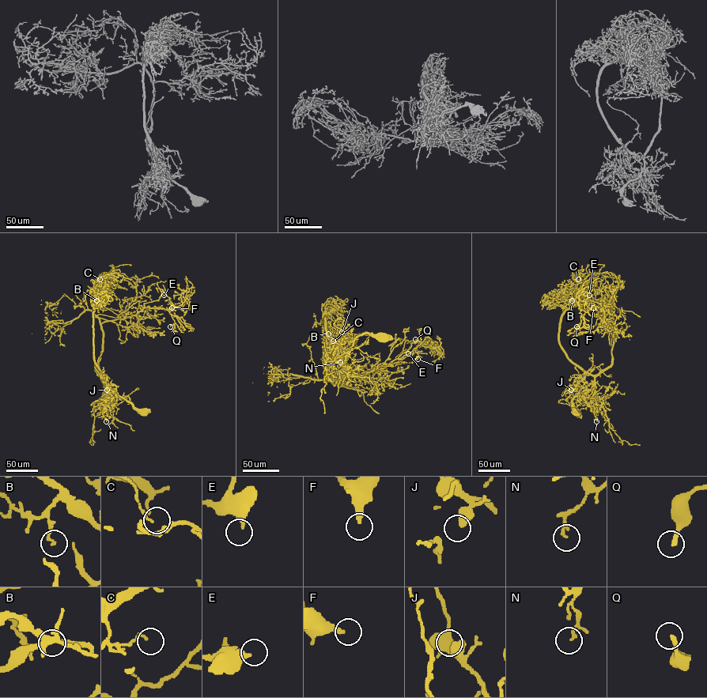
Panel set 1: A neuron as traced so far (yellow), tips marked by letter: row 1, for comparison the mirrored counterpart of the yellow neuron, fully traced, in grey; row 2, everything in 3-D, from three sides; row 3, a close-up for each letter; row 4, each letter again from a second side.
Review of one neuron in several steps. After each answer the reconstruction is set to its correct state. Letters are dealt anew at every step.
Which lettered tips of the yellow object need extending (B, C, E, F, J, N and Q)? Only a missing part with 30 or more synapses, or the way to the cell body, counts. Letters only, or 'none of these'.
none of these

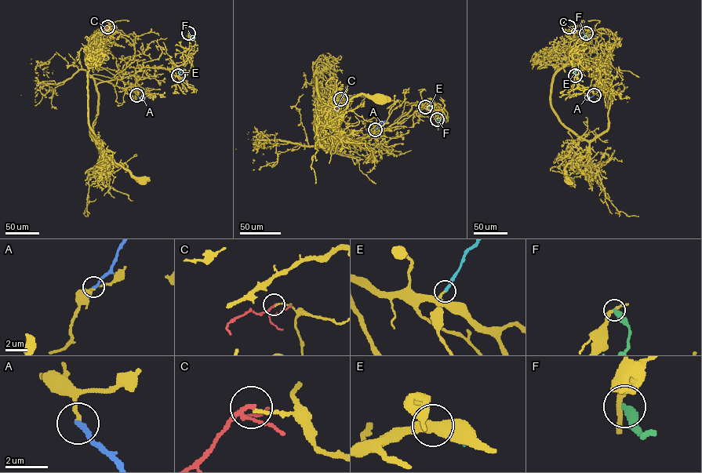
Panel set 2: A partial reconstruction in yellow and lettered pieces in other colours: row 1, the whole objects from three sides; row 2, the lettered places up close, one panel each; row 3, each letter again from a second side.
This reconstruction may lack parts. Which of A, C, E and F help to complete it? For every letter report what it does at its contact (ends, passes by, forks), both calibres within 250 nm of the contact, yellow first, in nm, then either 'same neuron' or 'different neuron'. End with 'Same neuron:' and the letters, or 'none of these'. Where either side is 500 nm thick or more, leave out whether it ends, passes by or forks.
A: it ends there; 190 nm thick on the yellow side, 240 nm on the other; same neuron
C: it passes by; 130 nm thick on the yellow side, 140 nm on the other; different neuron
E: it ends there; 240 nm thick on the yellow side, 240 nm on the other; different neuron
F: it ends there; 320 nm thick on the yellow side, 420 nm on the other; different neuron
Same neuron: A

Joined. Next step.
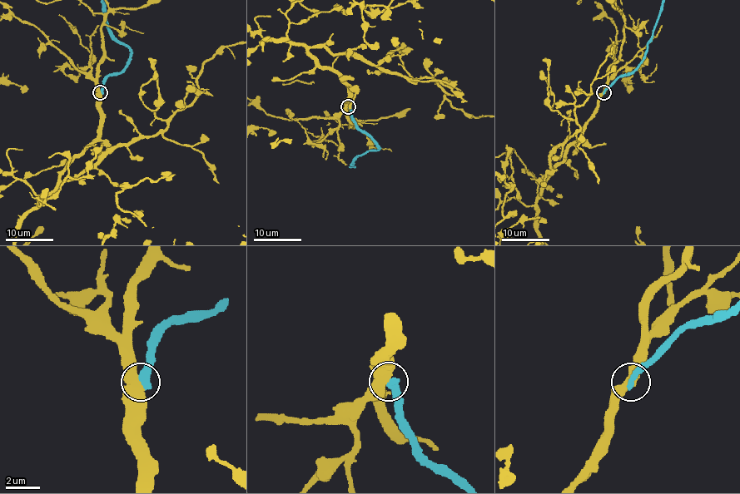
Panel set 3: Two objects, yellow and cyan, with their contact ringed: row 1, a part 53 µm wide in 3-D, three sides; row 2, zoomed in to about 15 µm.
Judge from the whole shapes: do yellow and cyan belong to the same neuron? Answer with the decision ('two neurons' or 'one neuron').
two neurons

